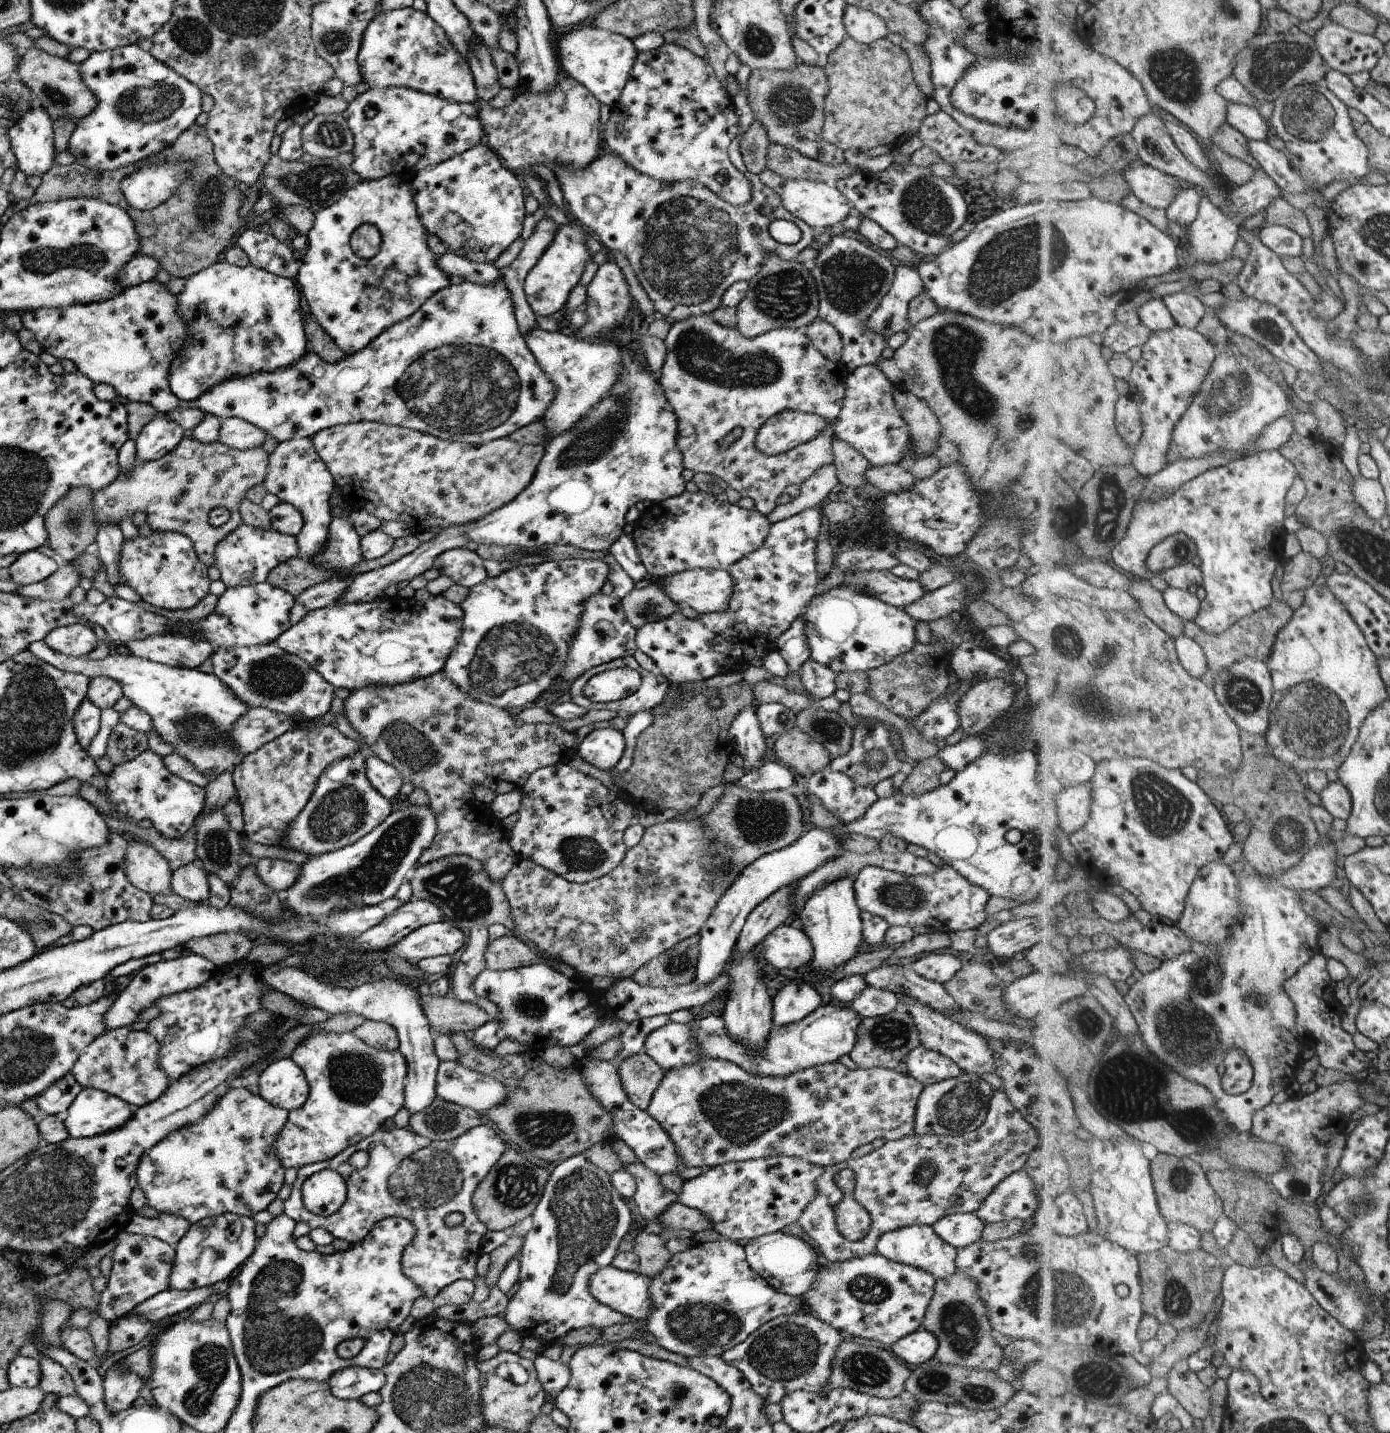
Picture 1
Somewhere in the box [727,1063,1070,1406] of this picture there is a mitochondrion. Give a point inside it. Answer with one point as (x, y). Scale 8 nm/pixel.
(782, 1353)

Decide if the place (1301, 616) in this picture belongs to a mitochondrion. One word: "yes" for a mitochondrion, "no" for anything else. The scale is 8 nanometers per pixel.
no

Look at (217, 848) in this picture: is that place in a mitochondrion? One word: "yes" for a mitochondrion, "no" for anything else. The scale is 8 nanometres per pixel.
yes

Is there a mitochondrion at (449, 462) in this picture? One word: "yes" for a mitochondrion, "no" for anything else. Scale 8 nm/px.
no

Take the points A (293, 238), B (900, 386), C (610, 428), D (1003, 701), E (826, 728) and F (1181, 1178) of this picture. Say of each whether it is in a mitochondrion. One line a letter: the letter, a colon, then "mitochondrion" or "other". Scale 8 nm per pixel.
A: other
B: other
C: mitochondrion
D: other
E: mitochondrion
F: mitochondrion

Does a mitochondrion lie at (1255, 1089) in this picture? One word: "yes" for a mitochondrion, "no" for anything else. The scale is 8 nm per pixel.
no

